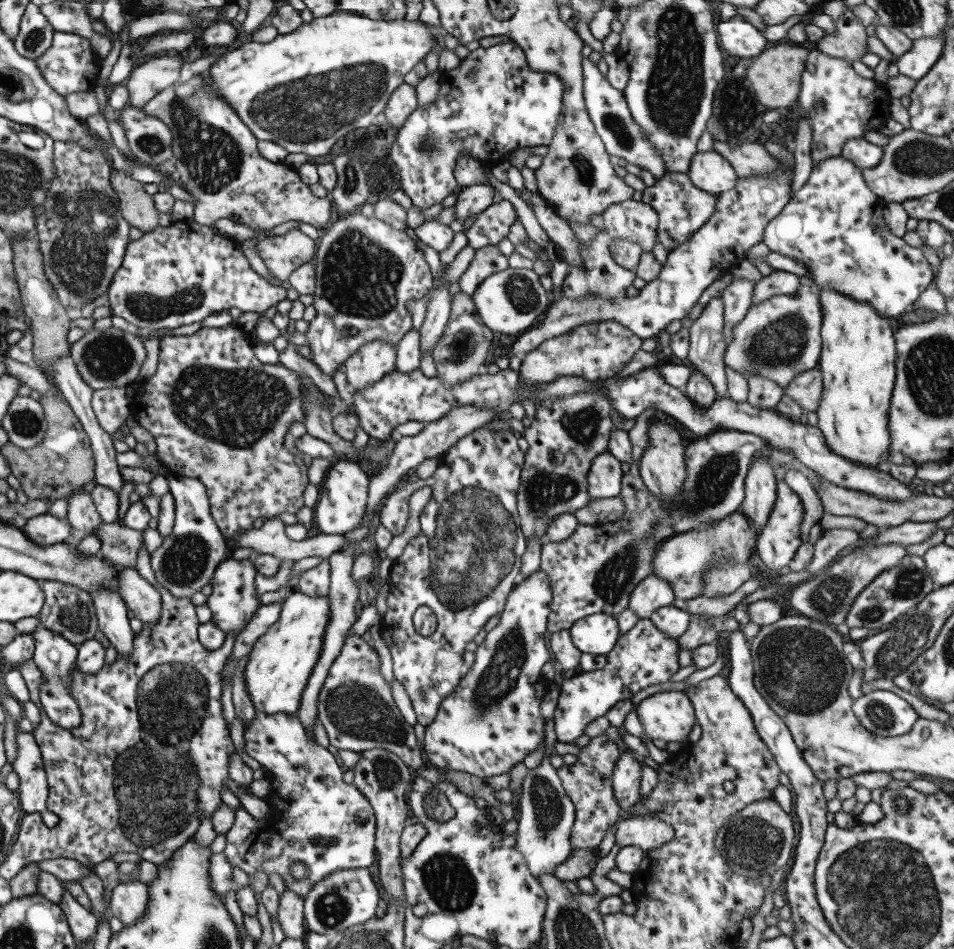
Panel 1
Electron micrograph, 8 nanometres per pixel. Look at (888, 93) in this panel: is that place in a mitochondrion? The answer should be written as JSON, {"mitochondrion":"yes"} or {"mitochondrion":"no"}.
{"mitochondrion":"no"}

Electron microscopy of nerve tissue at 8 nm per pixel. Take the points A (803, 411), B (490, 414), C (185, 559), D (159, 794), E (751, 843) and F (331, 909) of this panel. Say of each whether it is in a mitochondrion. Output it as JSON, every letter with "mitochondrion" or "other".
{"A":"other","B":"other","C":"mitochondrion","D":"mitochondrion","E":"mitochondrion","F":"mitochondrion"}

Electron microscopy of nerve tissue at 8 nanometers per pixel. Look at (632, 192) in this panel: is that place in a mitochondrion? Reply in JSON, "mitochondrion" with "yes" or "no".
{"mitochondrion":"no"}

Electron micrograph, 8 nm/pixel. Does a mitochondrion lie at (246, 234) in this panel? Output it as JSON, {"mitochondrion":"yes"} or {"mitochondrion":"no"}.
{"mitochondrion":"no"}

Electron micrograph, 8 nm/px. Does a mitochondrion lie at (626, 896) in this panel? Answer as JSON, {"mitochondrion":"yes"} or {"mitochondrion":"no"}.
{"mitochondrion":"no"}

